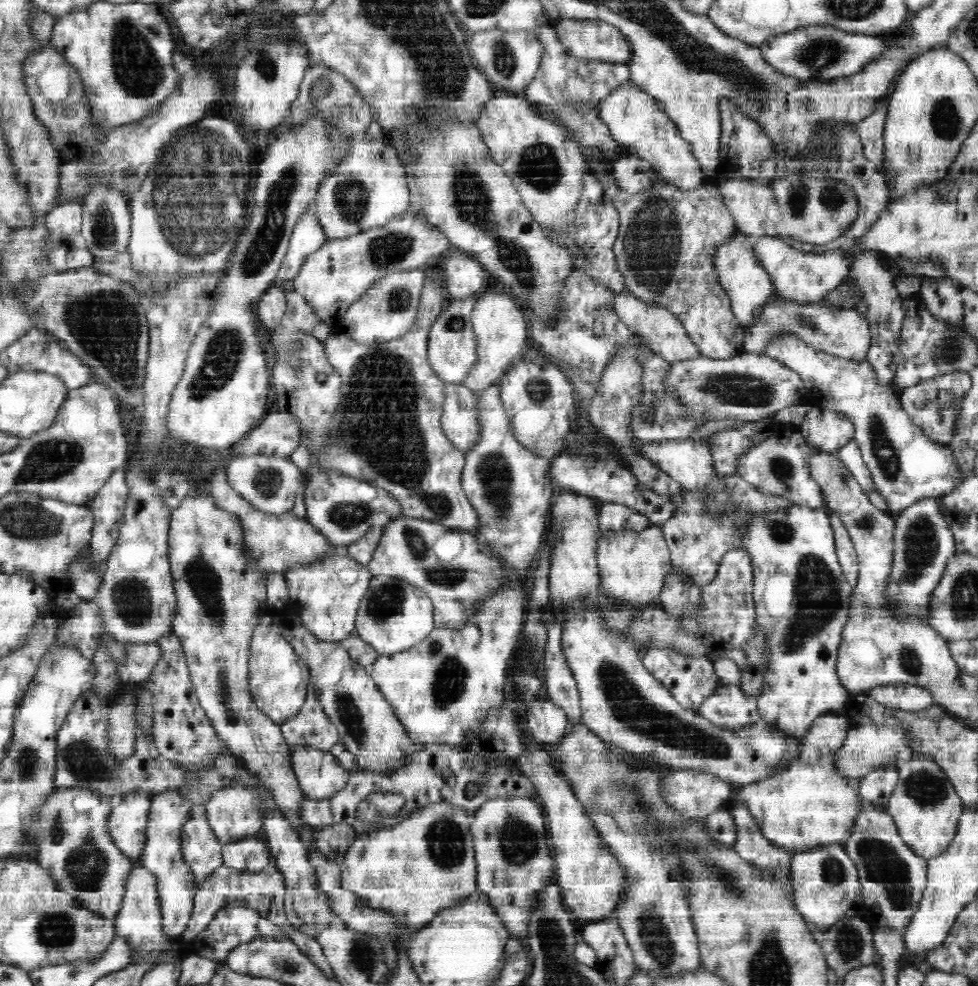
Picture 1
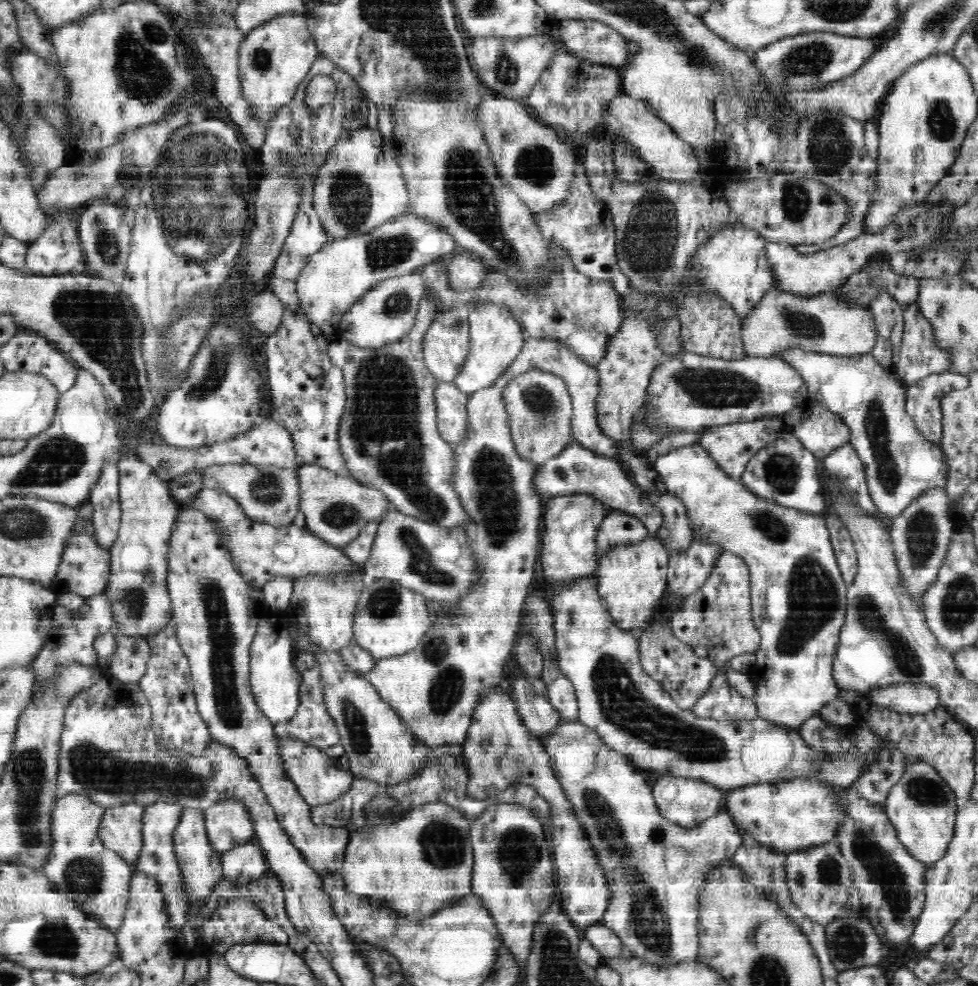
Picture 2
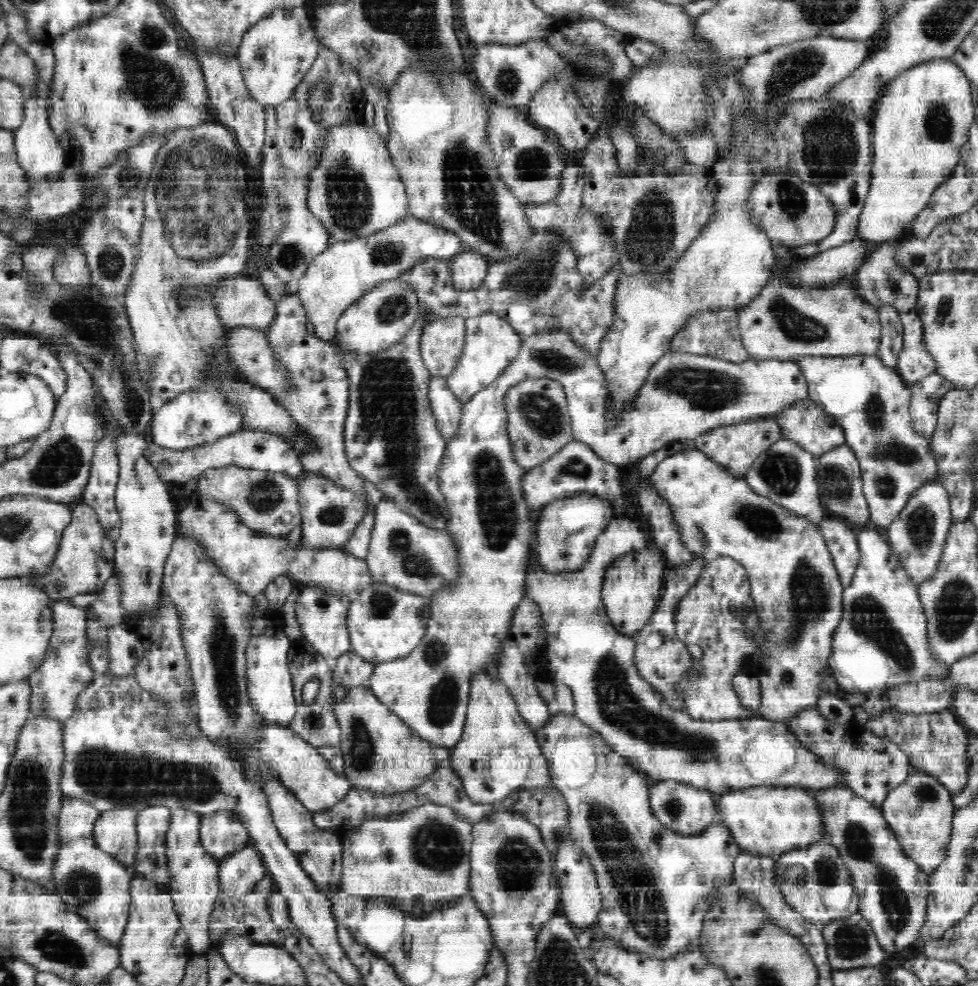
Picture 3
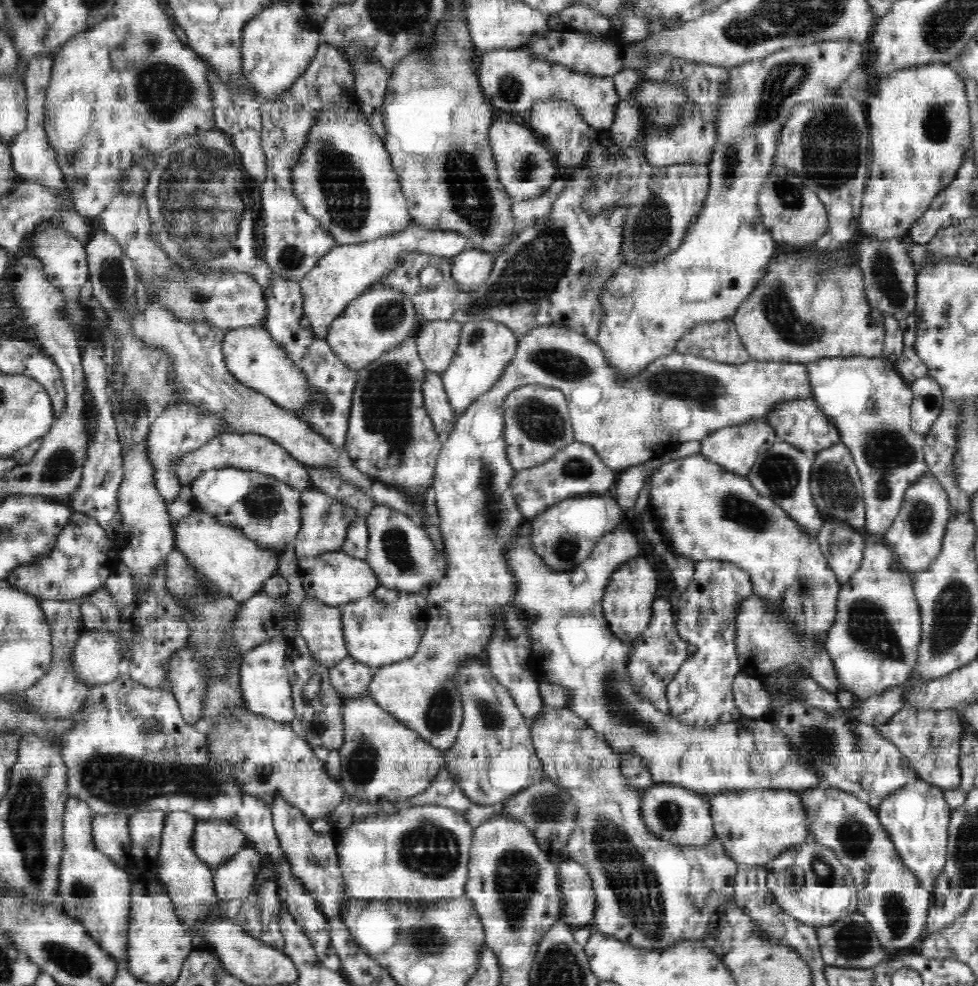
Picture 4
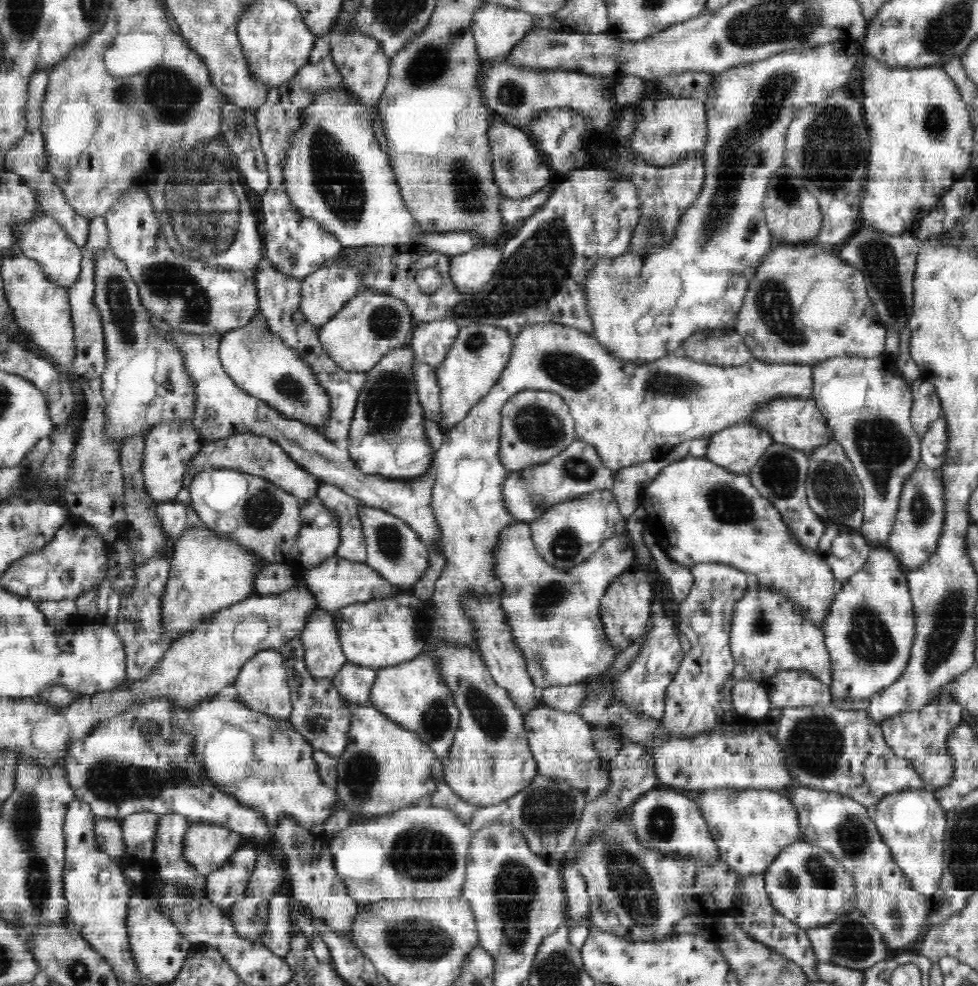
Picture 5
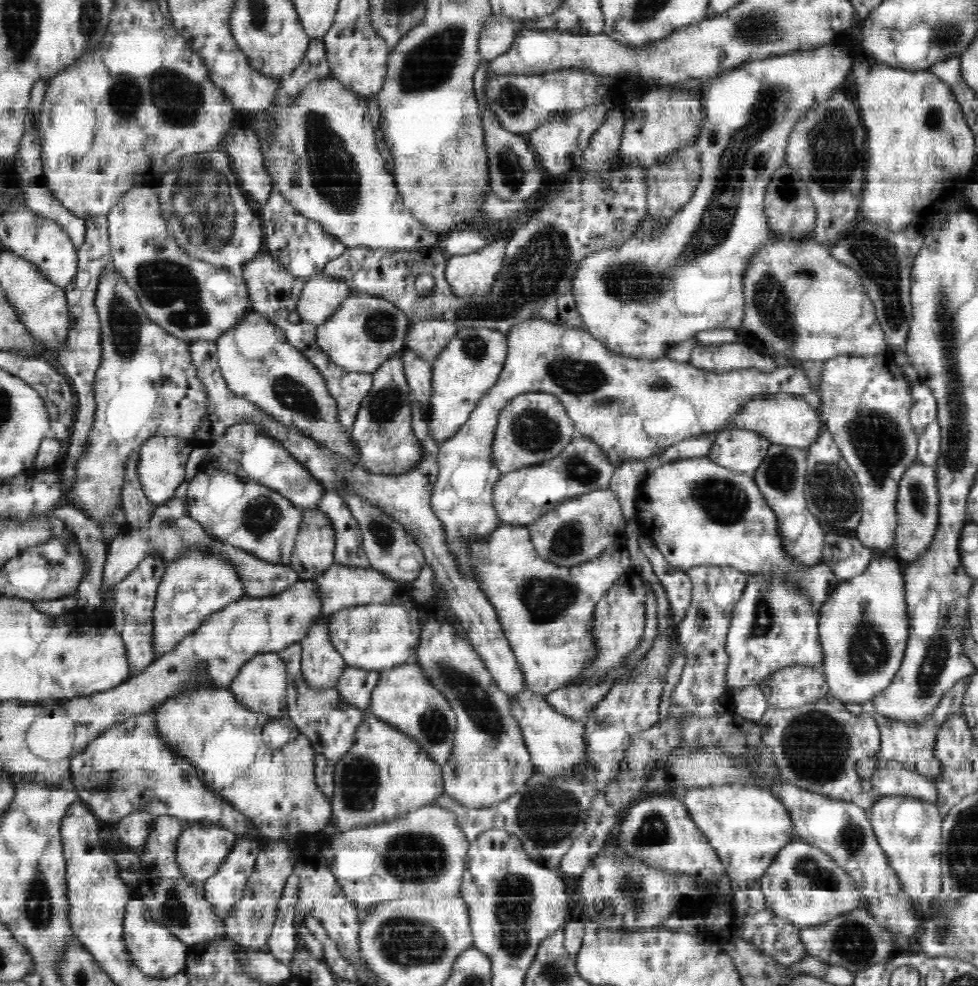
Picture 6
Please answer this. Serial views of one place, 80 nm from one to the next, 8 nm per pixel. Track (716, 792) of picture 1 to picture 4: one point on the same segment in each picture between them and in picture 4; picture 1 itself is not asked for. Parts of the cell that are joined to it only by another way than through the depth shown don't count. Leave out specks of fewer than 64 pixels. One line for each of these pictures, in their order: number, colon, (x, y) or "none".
2: (687, 802)
3: (685, 810)
4: (681, 817)

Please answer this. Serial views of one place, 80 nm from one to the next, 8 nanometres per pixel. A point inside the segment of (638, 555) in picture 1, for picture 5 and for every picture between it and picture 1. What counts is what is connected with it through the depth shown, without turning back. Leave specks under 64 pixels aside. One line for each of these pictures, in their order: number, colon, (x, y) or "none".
2: (632, 579)
3: (631, 586)
4: (627, 601)
5: (625, 608)

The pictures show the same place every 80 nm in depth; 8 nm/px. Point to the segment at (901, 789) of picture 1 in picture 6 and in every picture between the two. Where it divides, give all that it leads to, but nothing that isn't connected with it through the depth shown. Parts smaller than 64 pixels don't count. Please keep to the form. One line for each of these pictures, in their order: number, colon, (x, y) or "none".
2: (922, 808)
3: (920, 812)
4: (916, 816)
5: (913, 823)
6: (909, 829)

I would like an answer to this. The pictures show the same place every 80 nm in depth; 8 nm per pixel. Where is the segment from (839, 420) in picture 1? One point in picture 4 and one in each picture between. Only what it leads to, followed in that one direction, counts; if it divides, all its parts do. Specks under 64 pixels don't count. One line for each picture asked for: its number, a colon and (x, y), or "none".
2: (820, 431)
3: (801, 423)
4: (791, 420)

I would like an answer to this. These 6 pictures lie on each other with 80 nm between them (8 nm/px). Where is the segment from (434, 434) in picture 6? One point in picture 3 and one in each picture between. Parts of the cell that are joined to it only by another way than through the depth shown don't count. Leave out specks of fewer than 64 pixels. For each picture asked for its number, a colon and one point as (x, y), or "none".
3: (491, 343)
4: (485, 349)
5: (478, 357)

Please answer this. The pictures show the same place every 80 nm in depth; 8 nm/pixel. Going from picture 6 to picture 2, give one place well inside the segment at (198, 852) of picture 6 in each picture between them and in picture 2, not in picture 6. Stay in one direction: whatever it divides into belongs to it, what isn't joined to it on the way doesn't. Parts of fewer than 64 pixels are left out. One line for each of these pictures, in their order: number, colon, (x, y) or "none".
2: (229, 824)
3: (223, 833)
4: (216, 840)
5: (208, 846)

